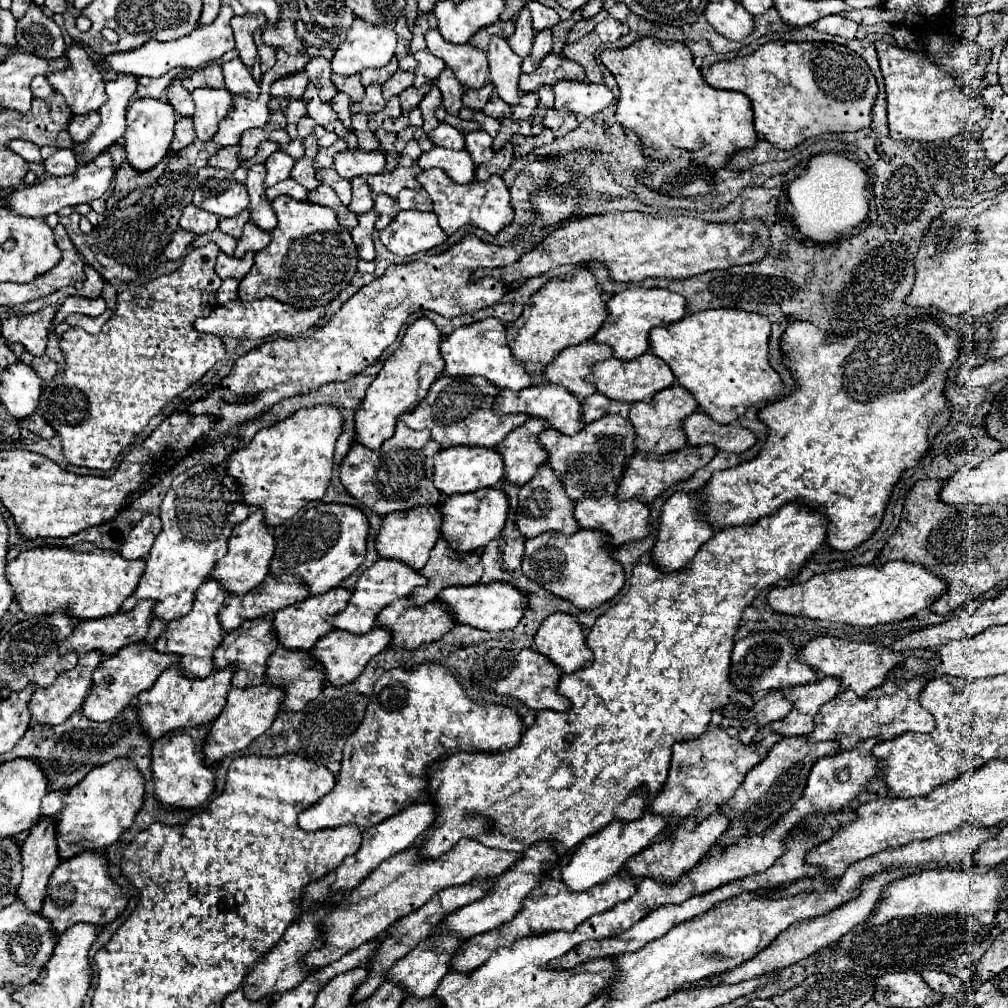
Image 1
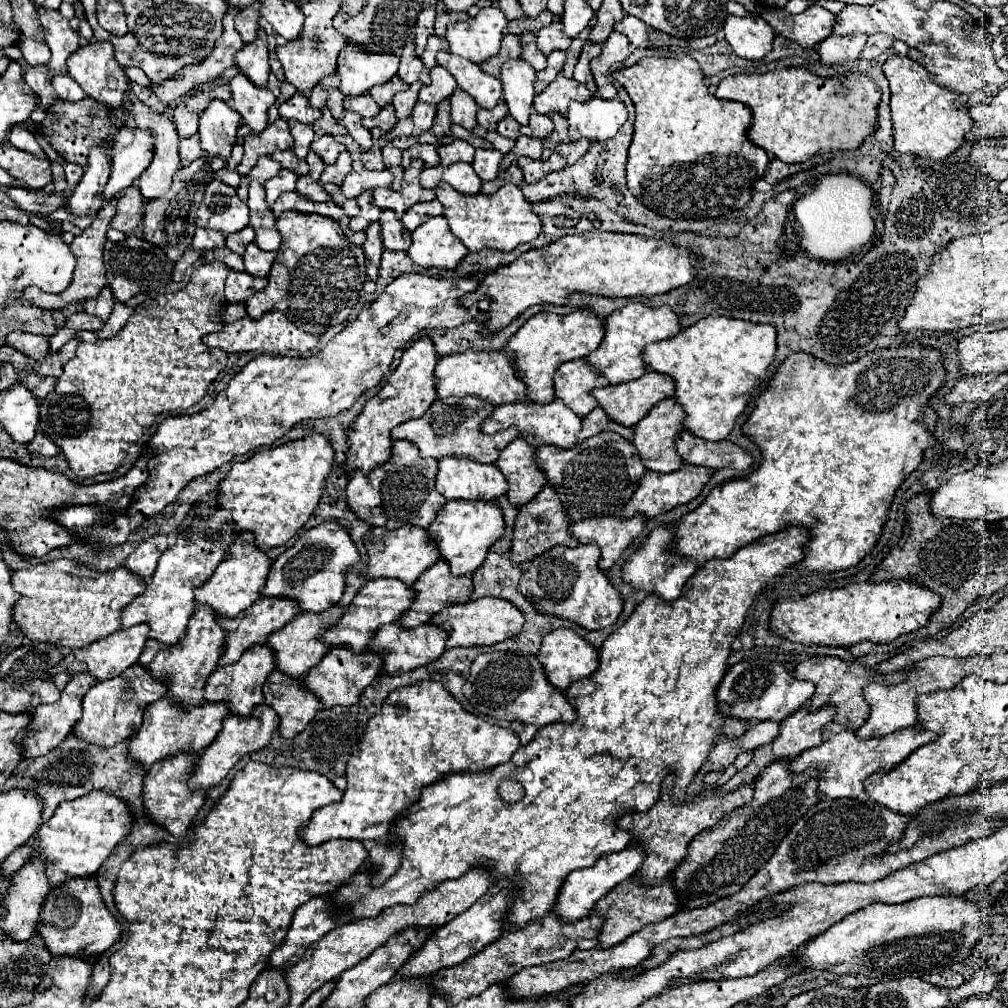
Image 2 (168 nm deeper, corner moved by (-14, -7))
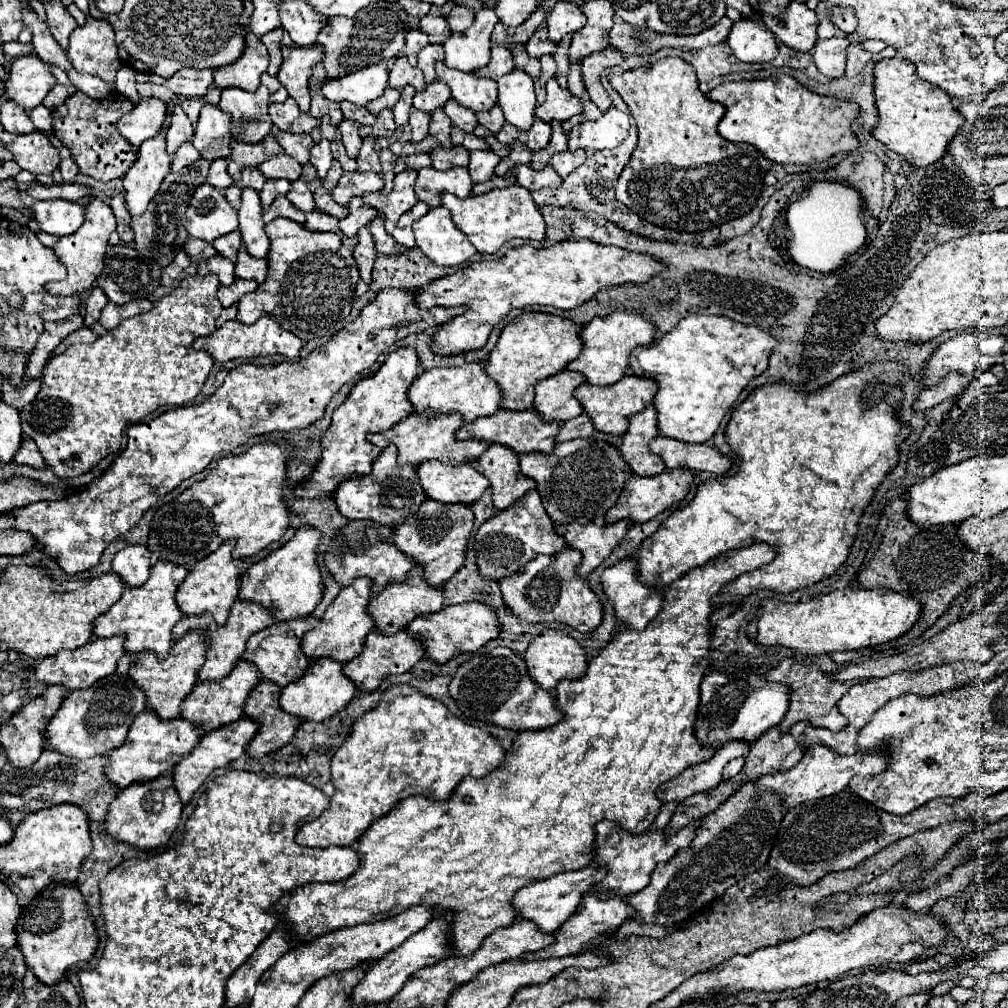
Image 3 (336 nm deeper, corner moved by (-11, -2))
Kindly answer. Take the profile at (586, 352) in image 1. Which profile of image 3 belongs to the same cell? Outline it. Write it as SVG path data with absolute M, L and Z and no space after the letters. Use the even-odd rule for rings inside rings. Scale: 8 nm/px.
M563 369L535 387L535 409L543 415L543 419L551 421L567 421L583 413L581 403L573 395L573 391L585 383L585 375L579 371Z

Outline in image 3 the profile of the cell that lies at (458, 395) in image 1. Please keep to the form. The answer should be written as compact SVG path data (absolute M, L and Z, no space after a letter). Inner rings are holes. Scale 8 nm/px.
M427 409L423 413L411 413L411 417L405 417L397 425L393 425L387 431L381 433L371 433L367 435L373 445L379 445L385 449L389 443L395 443L399 447L399 463L415 463L421 465L429 459L437 459L443 463L473 463L477 461L489 447L487 441L459 441L455 437L457 429L463 425L463 415L461 413L433 413L433 409Z

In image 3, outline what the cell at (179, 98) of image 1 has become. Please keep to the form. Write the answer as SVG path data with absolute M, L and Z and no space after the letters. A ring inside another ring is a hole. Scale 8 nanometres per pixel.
M177 105L171 115L171 125L167 129L167 153L173 155L183 141L189 141L193 135L193 123Z

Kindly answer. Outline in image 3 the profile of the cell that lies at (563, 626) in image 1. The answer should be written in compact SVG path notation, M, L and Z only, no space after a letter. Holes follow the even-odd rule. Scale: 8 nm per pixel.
M563 629L543 631L535 641L531 641L523 659L527 661L531 679L547 691L553 691L561 679L579 679L587 671L587 651Z

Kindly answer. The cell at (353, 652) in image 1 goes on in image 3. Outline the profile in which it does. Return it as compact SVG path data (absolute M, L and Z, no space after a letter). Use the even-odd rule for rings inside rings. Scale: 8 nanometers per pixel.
M319 657L315 661L309 661L309 667L299 681L283 687L283 709L287 709L287 713L295 713L305 721L325 721L327 717L333 717L337 711L345 709L355 691L357 687L349 677L345 677L341 661L335 661L331 657Z

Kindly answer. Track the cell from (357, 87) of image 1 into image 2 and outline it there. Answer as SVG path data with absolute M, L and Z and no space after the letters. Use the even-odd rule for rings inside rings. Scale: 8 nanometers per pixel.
M362 94L362 96L346 96L344 110L352 110L352 112L360 114L362 118L374 118L378 114L380 106L370 98L370 94Z

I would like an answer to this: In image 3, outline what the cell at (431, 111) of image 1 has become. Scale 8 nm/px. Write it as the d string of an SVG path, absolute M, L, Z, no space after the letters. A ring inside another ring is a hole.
M443 107L435 109L433 111L433 117L431 117L431 127L429 127L429 135L433 135L443 147L451 147L451 139L449 139L449 131L451 131L451 121L449 117L445 115Z

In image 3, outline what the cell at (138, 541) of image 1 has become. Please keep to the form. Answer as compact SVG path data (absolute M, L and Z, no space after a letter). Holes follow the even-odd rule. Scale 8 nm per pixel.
M127 545L113 557L113 571L125 577L125 583L131 587L139 587L147 581L151 569L151 557L147 545Z

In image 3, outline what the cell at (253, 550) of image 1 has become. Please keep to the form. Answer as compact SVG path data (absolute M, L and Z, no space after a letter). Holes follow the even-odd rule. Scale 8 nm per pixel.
M233 539L225 541L217 551L213 551L211 555L207 555L205 559L201 559L199 563L195 563L191 567L189 575L185 577L185 581L181 583L181 587L177 591L177 605L183 613L199 615L199 613L209 611L209 613L213 613L213 617L219 625L223 625L223 621L227 621L229 609L239 595L239 579L241 579L241 569L237 567L237 559L233 559L233 555L231 555L235 543L237 541L233 541Z

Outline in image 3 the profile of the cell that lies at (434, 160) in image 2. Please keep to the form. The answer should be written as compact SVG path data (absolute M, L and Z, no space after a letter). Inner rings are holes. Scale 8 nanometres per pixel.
M419 153L419 155L409 155L409 157L399 157L397 159L397 165L395 165L395 173L401 173L403 167L409 167L409 169L415 169L419 171L421 167L429 167L431 165L431 157L429 153Z

